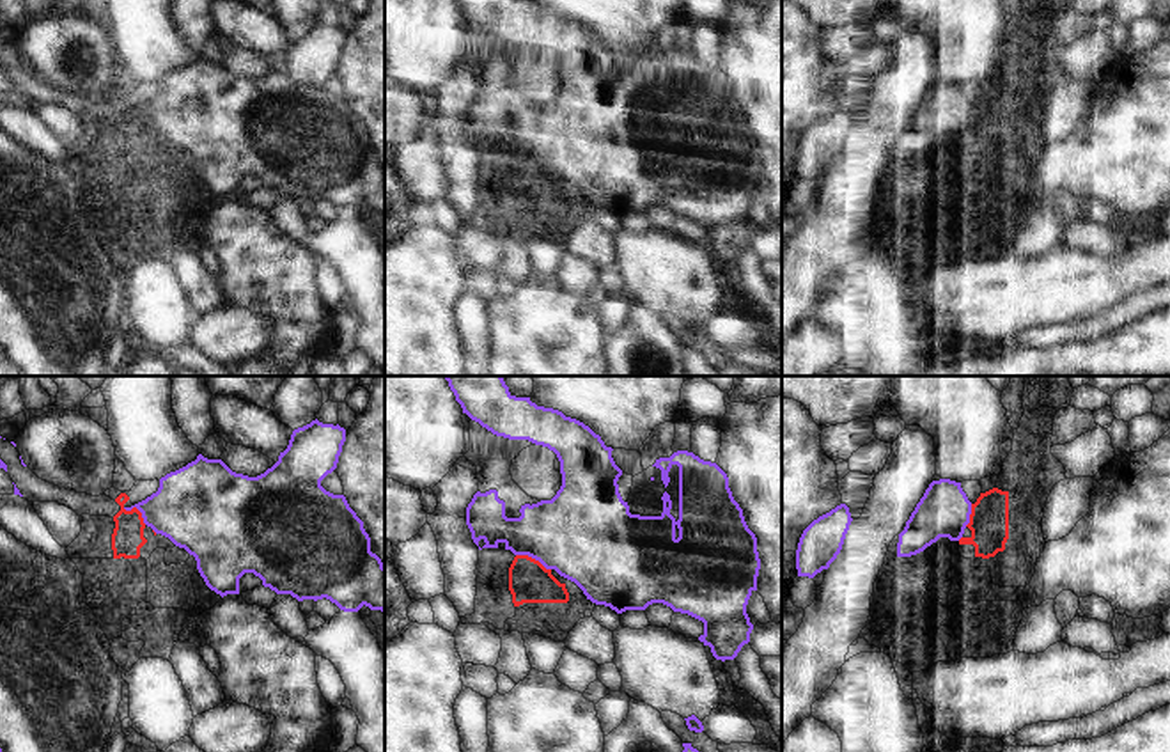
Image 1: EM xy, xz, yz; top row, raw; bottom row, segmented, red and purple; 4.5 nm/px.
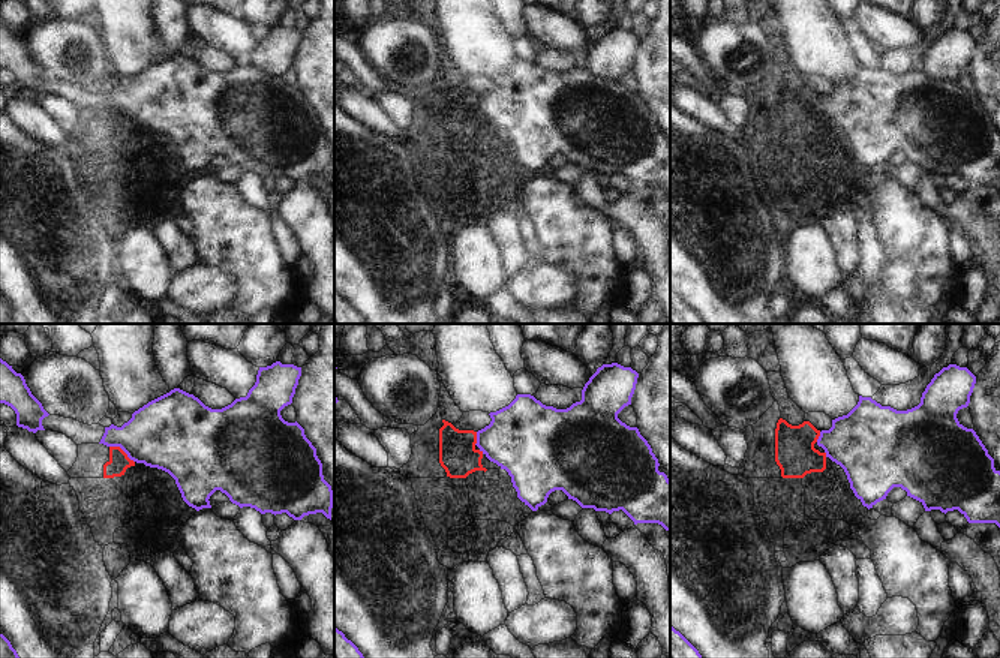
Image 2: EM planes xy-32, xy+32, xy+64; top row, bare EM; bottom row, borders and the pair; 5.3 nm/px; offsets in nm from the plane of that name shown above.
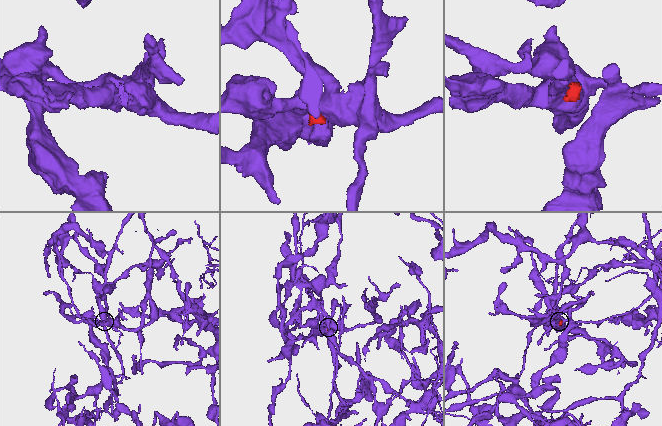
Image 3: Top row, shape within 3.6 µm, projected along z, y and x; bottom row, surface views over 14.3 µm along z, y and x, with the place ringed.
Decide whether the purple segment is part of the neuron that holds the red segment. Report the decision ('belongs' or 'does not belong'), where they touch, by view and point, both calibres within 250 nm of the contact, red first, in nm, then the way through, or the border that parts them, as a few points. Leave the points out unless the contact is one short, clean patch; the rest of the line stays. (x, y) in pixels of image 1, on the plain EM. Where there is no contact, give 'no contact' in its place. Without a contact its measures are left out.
belongs; meets red in xz at (534, 162); 190 nm thick on the red side, 420 nm on the other; runs through xz (529, 183), (534, 162), (559, 137), (582, 135)

